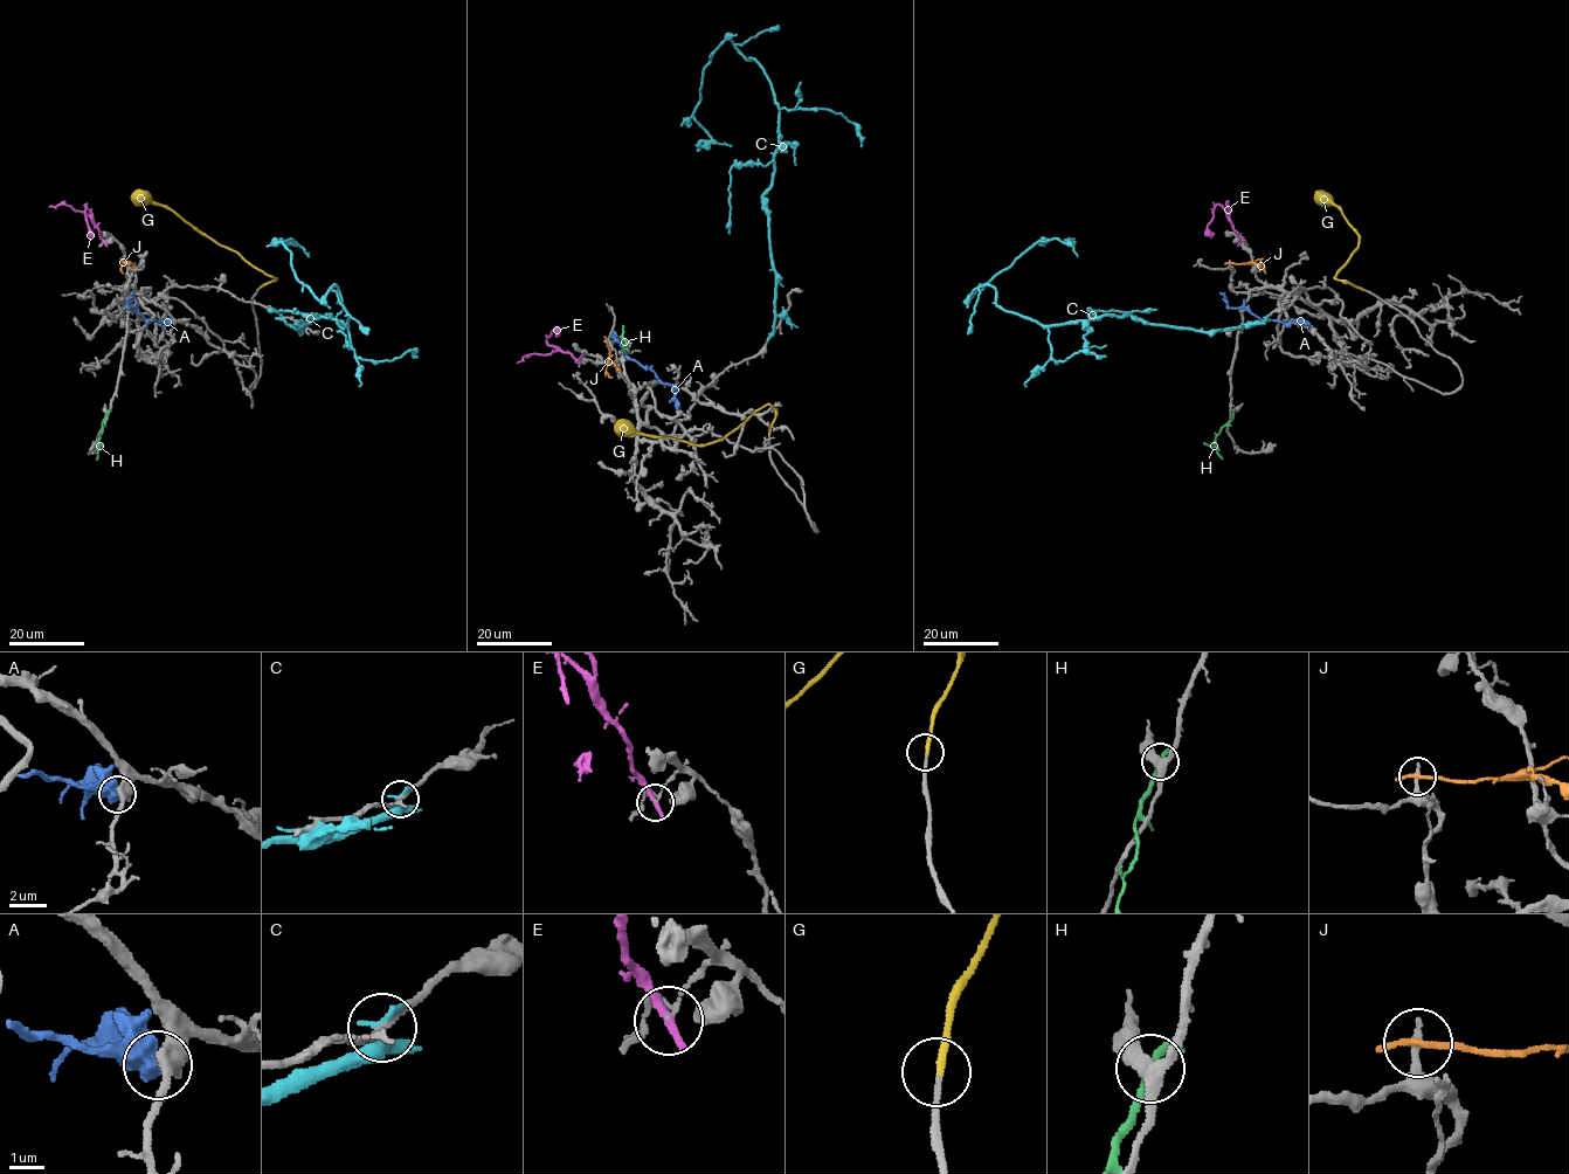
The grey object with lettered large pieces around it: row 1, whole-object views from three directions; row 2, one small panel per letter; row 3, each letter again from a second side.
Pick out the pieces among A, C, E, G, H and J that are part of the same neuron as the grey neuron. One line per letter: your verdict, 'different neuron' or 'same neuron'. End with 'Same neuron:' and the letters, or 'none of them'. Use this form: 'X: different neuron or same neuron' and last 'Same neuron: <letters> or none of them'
A: different neuron
C: different neuron
E: different neuron
G: same neuron
H: different neuron
J: different neuron
Same neuron: G

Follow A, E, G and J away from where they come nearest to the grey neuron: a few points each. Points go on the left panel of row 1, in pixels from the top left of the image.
A: (171, 324), (145, 320), (132, 308), (128, 308), (132, 294)
E: (104, 242), (85, 205), (89, 237)
G: (260, 287), (275, 280), (167, 208), (137, 199), (133, 194)
J: (130, 263), (122, 260), (123, 274)

